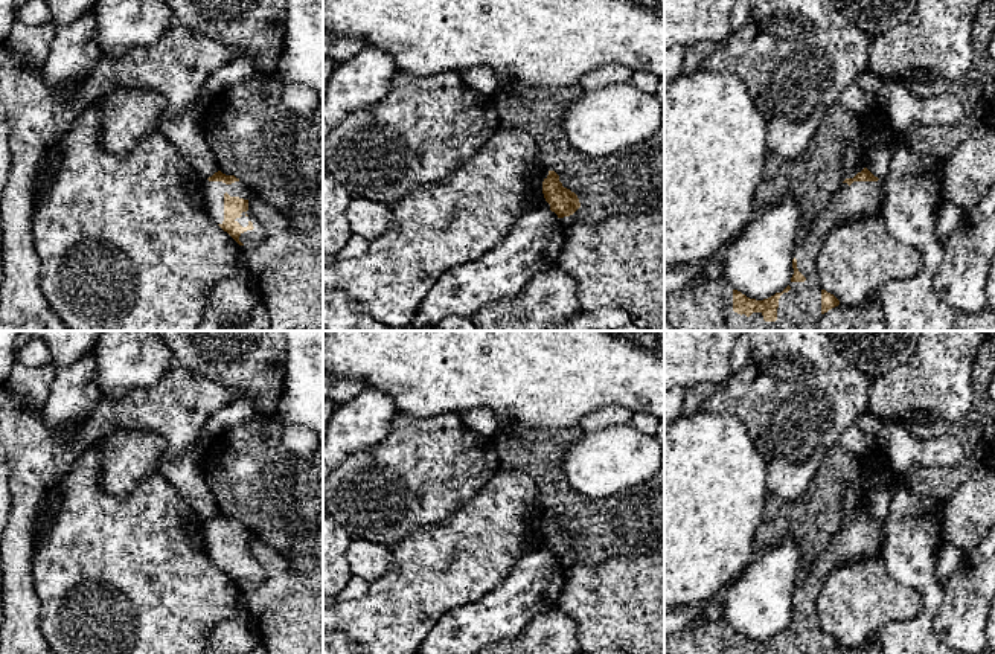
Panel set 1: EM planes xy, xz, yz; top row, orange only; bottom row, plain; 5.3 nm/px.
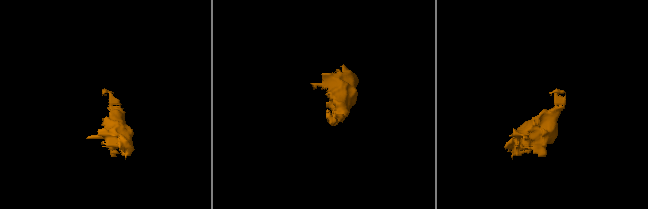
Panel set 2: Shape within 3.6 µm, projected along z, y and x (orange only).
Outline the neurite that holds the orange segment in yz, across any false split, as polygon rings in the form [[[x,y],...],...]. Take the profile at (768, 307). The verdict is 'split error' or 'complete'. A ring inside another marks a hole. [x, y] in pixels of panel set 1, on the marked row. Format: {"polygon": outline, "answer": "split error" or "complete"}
{"polygon": [[[867,168],[853,178],[846,178],[826,207],[817,215],[808,236],[795,245],[791,284],[774,296],[756,300],[733,290],[724,276],[696,281],[664,297],[664,320],[673,331],[818,331],[824,313],[840,305],[840,300],[821,288],[815,259],[827,235],[843,223],[870,213],[882,213],[885,181]]], "answer": "split error"}

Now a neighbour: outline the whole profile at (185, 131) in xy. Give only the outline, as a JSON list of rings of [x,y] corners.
[[[192,104],[175,119],[162,114],[157,131],[180,151],[203,180],[207,180],[219,169],[201,134],[201,117],[203,111]]]

